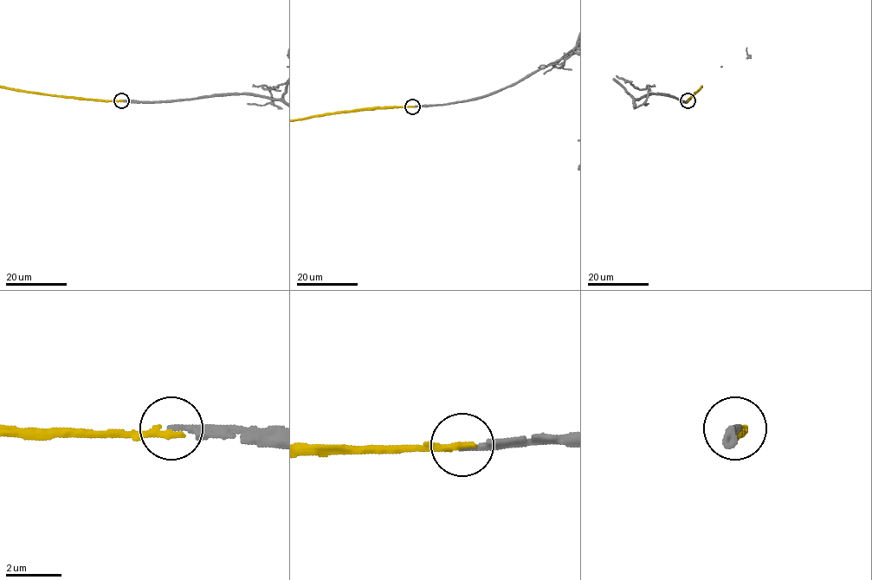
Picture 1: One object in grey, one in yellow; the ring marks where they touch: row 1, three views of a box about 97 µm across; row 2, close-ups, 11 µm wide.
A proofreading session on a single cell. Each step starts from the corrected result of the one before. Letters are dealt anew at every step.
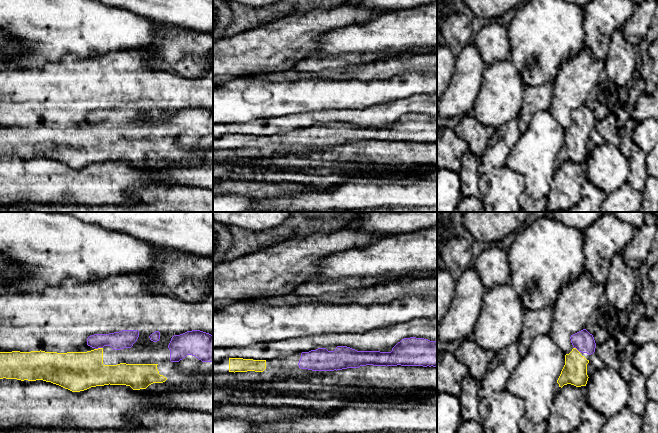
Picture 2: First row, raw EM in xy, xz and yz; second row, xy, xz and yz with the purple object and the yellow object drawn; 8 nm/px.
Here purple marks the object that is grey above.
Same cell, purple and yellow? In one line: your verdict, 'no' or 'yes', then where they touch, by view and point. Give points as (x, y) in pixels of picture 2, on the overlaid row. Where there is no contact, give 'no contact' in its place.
yes; meets purple in xy at (98, 347)

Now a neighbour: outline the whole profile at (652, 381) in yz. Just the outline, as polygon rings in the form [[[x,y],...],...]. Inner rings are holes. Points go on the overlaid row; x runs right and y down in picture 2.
[[[658,367],[647,378],[647,397],[658,403]]]

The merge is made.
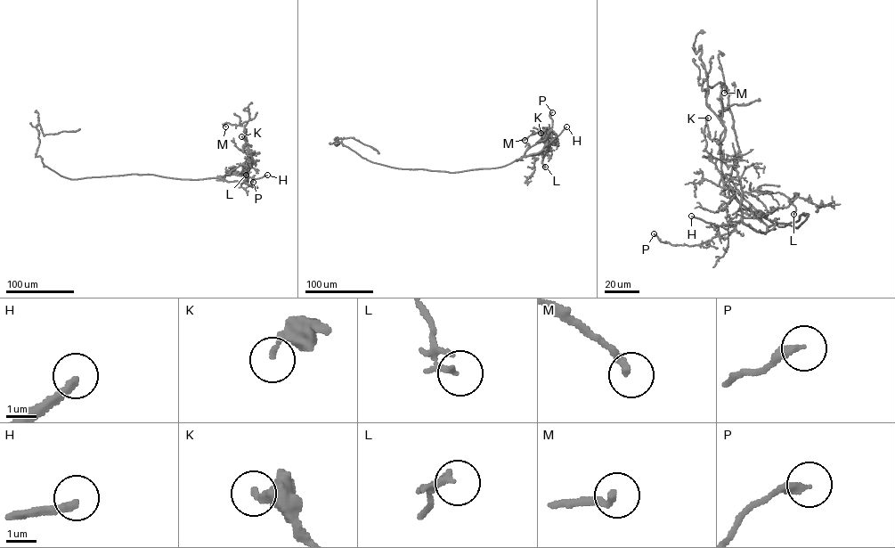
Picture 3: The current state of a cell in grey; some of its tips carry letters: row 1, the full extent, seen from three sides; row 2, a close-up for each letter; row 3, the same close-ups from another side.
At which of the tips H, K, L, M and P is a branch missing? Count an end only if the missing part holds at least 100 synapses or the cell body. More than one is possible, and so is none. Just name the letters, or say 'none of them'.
H

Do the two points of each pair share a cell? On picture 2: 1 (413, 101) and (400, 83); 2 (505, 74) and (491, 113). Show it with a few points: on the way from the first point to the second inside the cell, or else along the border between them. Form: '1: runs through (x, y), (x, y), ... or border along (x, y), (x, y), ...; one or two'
1: border along (426, 94), (413, 94), (386, 102); two
2: runs through (502, 84), (501, 98), (498, 103); one

